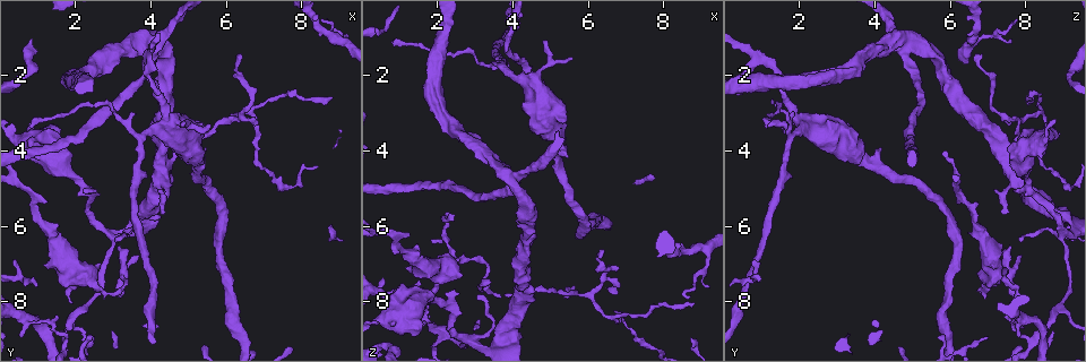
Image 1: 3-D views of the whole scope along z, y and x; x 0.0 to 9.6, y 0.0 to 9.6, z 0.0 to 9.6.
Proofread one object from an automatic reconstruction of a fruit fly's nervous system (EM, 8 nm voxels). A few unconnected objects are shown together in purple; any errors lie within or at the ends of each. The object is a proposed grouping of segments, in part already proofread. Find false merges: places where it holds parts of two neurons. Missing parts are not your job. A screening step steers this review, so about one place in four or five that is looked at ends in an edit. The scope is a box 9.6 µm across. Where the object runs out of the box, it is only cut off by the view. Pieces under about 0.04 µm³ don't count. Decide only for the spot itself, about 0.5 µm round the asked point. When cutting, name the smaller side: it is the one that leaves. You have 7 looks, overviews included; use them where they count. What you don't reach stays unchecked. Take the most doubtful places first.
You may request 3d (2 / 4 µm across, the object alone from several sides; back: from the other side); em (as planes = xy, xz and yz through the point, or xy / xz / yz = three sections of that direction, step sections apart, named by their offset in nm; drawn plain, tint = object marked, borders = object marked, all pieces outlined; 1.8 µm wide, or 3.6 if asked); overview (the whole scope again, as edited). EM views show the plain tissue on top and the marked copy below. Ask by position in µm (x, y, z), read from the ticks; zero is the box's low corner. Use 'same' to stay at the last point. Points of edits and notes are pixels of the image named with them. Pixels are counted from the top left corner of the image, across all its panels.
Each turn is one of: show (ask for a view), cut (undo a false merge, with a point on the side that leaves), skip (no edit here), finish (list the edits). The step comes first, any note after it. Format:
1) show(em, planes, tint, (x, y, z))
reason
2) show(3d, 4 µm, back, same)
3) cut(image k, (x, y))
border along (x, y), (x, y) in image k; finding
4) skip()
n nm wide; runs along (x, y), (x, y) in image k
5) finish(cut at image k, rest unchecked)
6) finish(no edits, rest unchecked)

show(3d, 4 µm, (2.80, 6.20, 9.05))
three-way junction

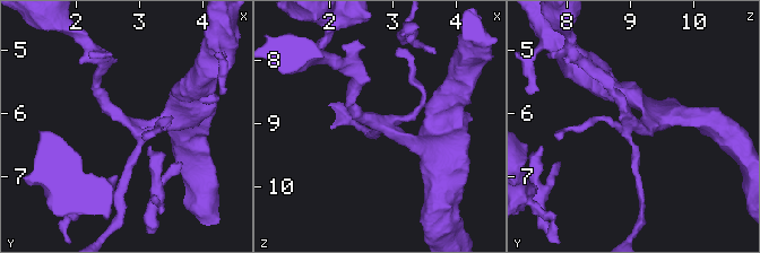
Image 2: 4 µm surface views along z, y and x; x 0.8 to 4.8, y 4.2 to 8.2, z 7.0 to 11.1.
show(em, 3.6 µm, xz, step 4, tint, (2.85, 6.15, 9.05))

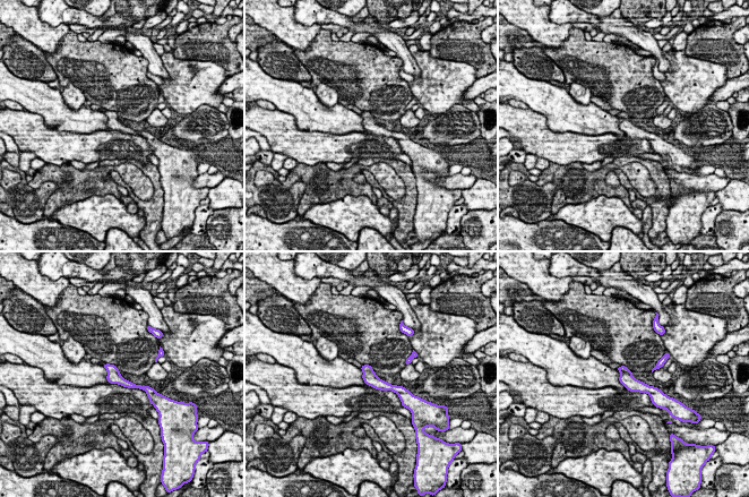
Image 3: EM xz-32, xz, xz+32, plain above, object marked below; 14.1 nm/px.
show(em, 3.6 µm, planes, tint, same)

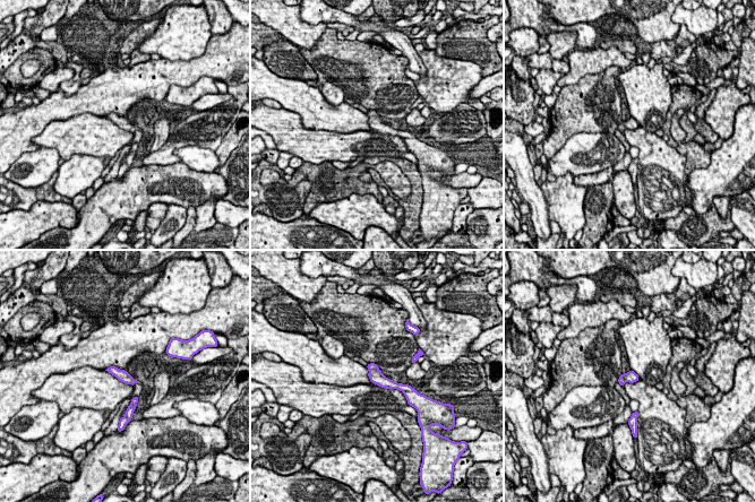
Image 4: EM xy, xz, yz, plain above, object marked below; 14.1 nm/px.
skip()
runs along (370, 366), (385, 382), (406, 389) in image 4; one neuron here

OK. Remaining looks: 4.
show(3d, 2 µm, (2.30, 8.15, 8.85))
two arms in line, one across

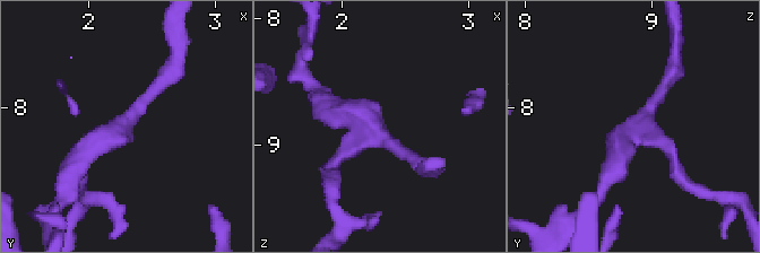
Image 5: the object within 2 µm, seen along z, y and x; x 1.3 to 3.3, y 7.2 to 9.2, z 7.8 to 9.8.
show(em, xz, step 4, tint, (2.24, 8.18, 8.88))
3 arms; need the tissue

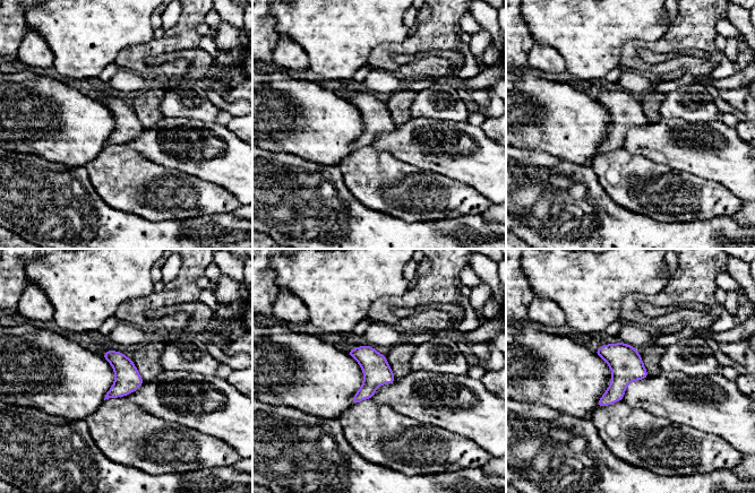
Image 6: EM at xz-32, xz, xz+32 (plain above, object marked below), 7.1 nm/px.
skip()
one neuron here

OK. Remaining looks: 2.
show(em, xy, step 4, tint, (2.40, 7.50, 7.00))
sharp bend

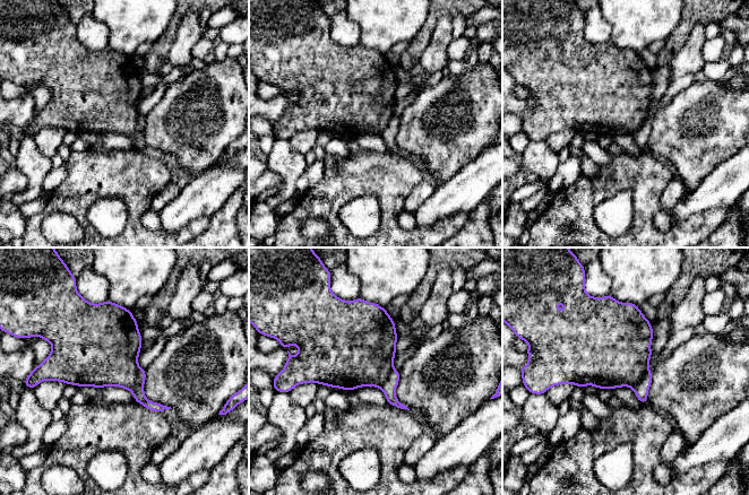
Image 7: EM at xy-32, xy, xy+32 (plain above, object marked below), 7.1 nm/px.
show(em, planes, tint, same)

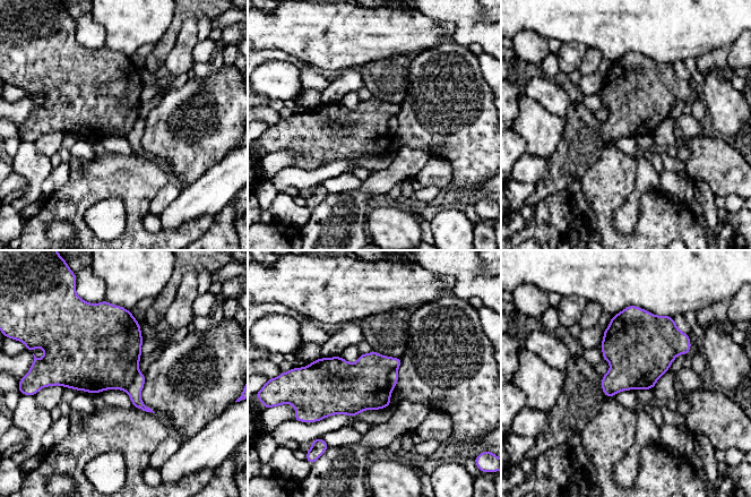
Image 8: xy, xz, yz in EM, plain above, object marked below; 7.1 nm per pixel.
cut(image 8, (393, 377))
360 nm wide; border along (396, 369), (388, 375), (393, 387) in image 8; two neurons meet here

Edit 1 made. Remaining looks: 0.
finish(cut at image 8, rest unchecked)

